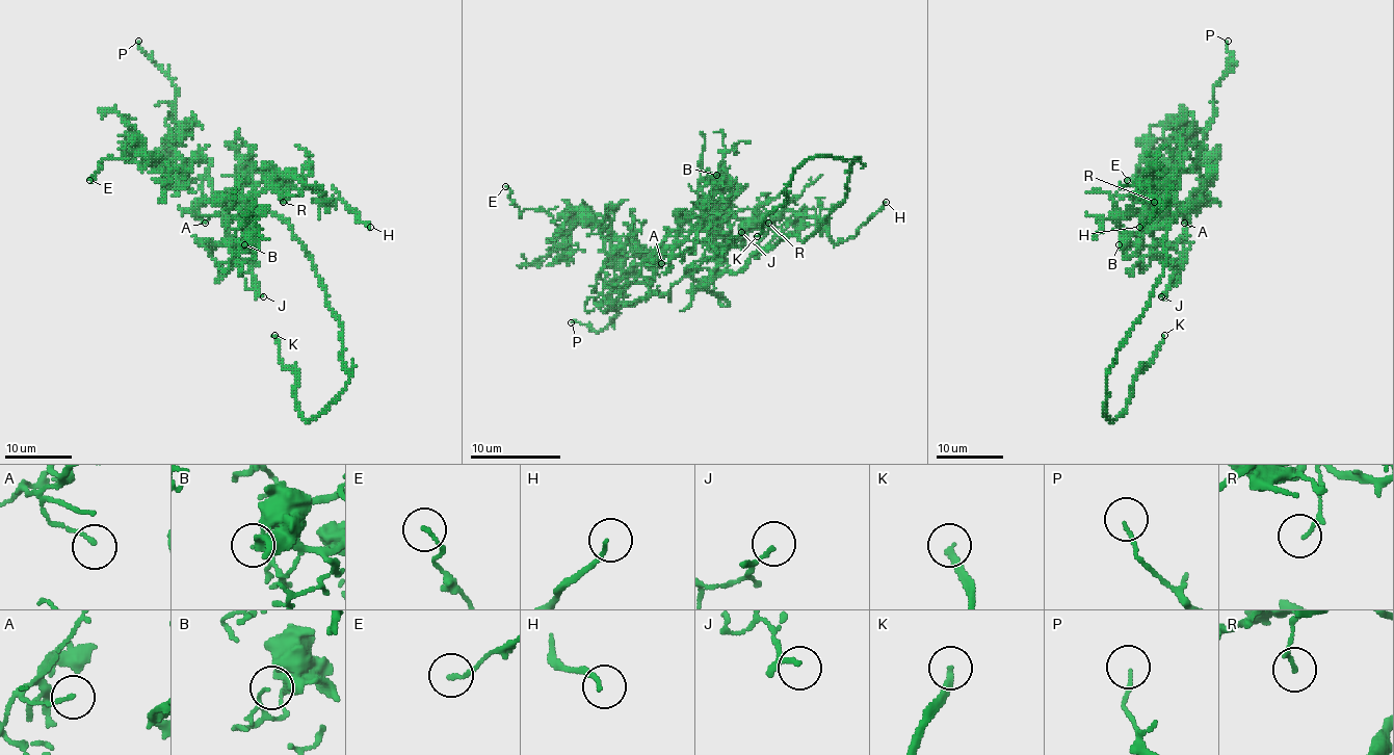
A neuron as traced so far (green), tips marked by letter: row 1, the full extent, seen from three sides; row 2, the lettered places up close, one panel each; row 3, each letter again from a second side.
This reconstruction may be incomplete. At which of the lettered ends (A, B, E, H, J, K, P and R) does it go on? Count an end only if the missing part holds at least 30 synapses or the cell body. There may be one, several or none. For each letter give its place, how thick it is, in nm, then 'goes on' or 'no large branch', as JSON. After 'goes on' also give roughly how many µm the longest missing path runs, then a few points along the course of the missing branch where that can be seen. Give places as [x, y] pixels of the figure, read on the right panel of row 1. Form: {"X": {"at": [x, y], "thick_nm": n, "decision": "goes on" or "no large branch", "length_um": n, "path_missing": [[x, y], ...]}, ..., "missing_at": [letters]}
{"A": {"at": [1184, 223], "thick_nm": 110, "decision": "no large branch"}, "B": {"at": [1119, 244], "thick_nm": 60, "decision": "no large branch"}, "E": {"at": [1127, 180], "thick_nm": 120, "decision": "no large branch"}, "H": {"at": [1139, 227], "thick_nm": 110, "decision": "no large branch"}, "J": {"at": [1161, 296], "thick_nm": 100, "decision": "no large branch"}, "K": {"at": [1164, 335], "thick_nm": 240, "decision": "goes on", "length_um": 70, "path_missing": [[1164, 335], [1209, 240], [1216, 244], [1212, 223], [1216, 228], [1203, 249], [1190, 298], [1198, 342], [1192, 345]]}, "P": {"at": [1228, 41], "thick_nm": 100, "decision": "no large branch"}, "R": {"at": [1154, 202], "thick_nm": 100, "decision": "goes on", "length_um": 15, "path_missing": [[1154, 202], [1140, 211], [1134, 233], [1139, 238], [1151, 236], [1165, 244]]}, "missing_at": ["K", "R"]}

